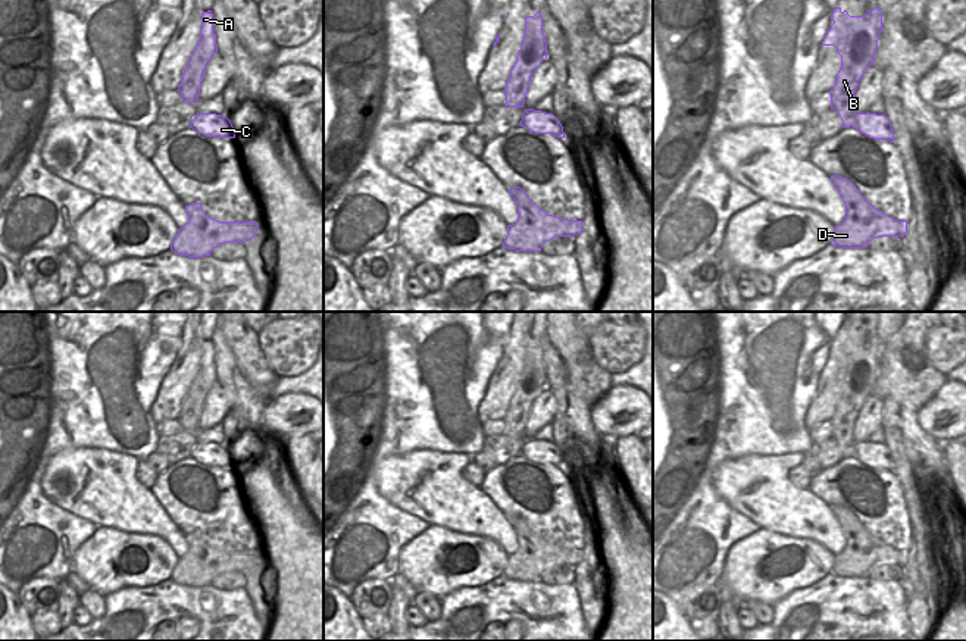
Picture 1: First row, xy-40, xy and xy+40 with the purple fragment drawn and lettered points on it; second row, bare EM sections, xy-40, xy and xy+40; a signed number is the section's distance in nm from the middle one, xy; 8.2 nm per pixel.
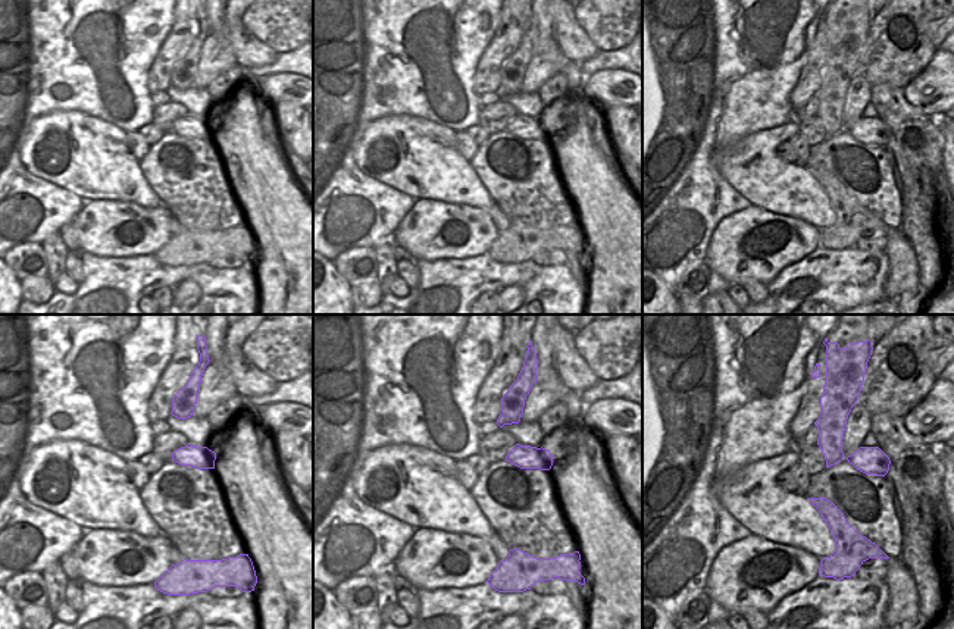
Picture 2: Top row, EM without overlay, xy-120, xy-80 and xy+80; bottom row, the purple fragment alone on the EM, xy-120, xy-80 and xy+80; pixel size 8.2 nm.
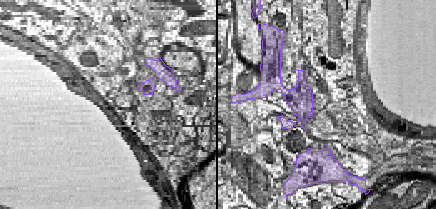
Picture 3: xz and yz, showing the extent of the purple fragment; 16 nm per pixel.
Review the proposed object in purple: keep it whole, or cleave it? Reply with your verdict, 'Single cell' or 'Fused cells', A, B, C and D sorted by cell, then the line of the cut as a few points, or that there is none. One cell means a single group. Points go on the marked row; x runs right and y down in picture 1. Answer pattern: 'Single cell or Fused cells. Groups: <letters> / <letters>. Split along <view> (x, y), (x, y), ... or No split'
Fused cells. Groups: A B D / C. Split along xy+40 (854, 112), (853, 127).

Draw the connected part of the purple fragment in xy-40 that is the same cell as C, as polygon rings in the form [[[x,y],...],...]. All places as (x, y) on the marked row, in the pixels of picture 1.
[[[197,112],[190,128],[206,137],[235,138],[234,126],[223,115]]]

